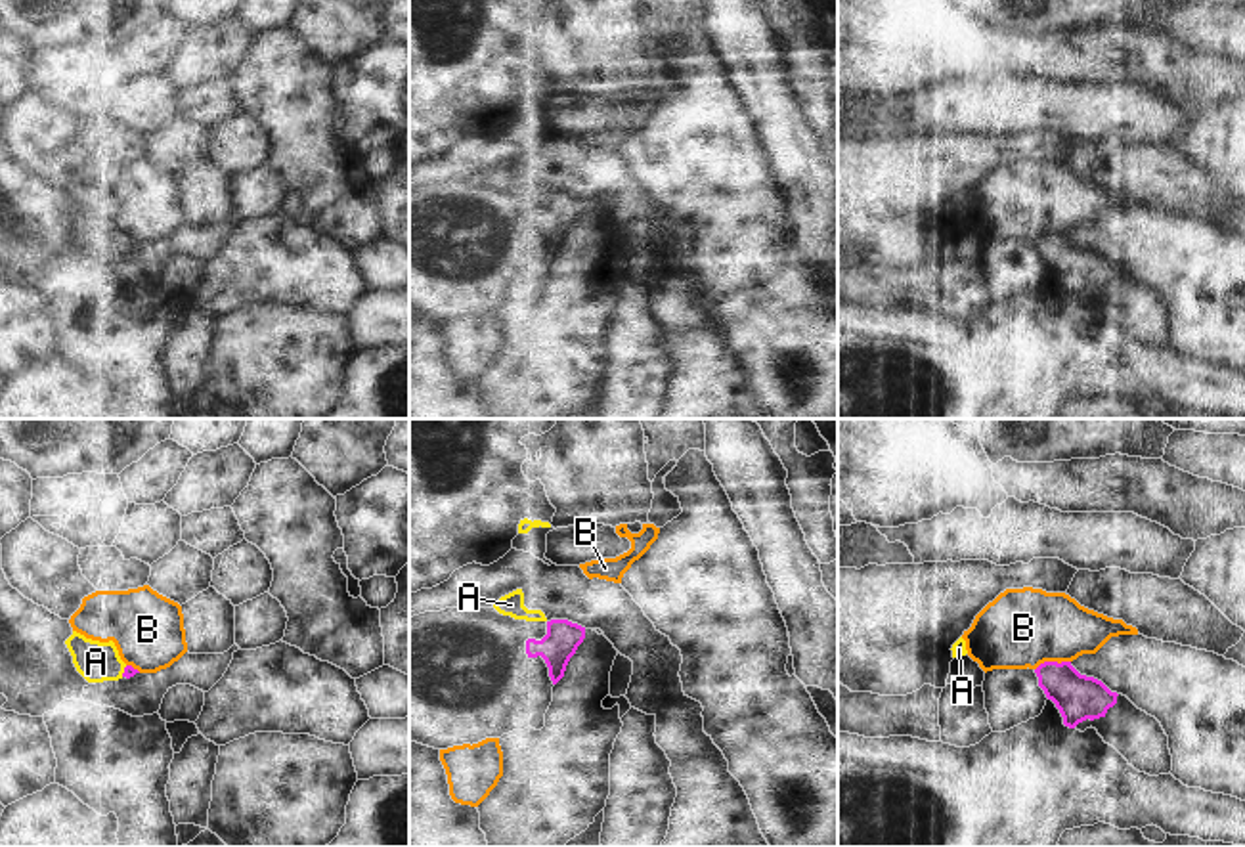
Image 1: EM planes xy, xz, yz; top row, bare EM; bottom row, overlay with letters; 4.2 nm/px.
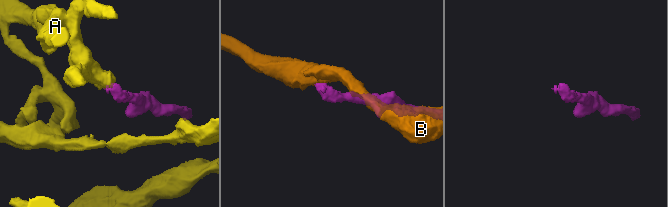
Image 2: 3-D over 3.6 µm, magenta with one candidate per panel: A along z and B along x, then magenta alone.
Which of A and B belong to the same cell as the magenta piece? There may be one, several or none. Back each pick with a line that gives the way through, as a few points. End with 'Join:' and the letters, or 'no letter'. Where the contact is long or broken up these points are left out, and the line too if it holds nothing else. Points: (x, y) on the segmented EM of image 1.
A: runs through xy (129, 672), (125, 672), (96, 662)
Join: A

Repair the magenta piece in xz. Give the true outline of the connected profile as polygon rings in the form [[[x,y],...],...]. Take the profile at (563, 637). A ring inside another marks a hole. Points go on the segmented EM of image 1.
[[[551,619],[547,621],[547,635],[541,641],[526,641],[526,654],[528,658],[541,656],[549,667],[553,684],[557,684],[583,639],[585,627],[568,619]]]

